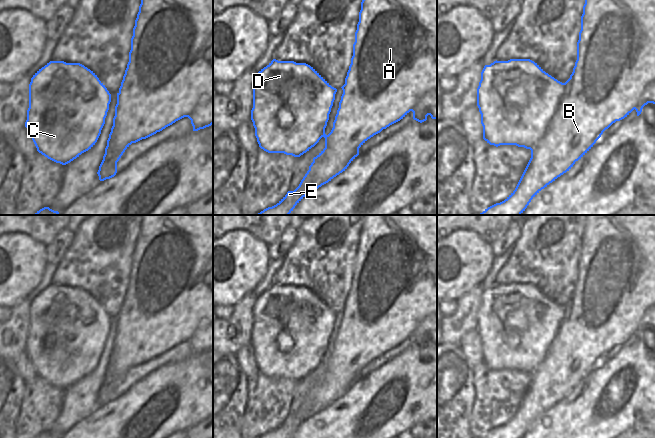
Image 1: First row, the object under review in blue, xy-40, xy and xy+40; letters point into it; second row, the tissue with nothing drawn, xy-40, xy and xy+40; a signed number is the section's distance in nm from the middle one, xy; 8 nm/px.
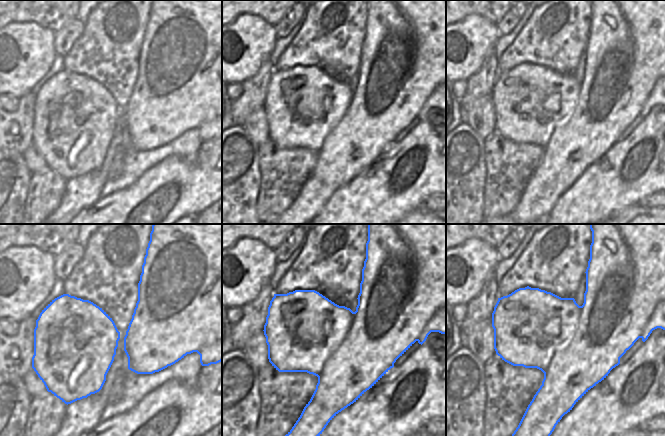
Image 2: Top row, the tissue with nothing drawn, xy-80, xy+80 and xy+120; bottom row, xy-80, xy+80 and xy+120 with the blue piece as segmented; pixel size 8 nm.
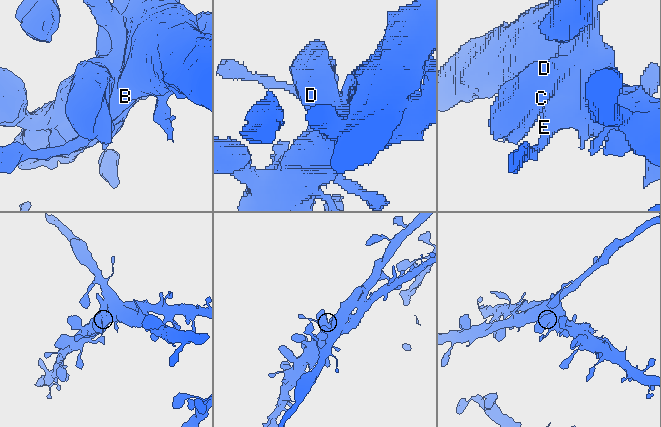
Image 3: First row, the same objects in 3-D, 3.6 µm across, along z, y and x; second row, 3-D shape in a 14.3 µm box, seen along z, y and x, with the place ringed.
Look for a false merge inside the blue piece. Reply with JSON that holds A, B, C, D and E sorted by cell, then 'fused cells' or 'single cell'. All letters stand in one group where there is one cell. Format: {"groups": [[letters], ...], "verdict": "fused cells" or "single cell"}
{"groups": [["A"], ["B", "C", "D", "E"]], "verdict": "fused cells"}

